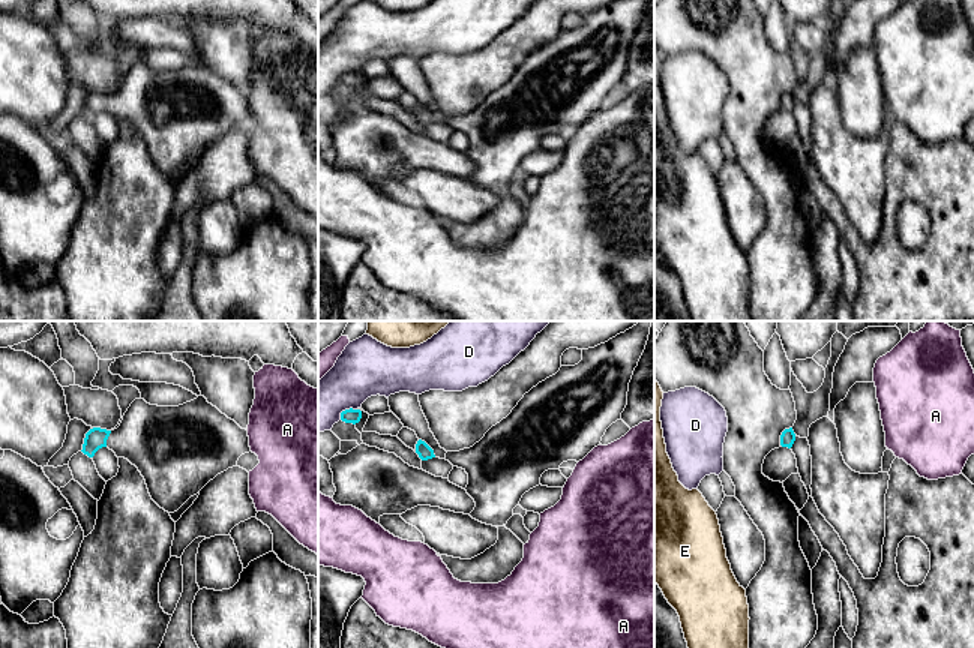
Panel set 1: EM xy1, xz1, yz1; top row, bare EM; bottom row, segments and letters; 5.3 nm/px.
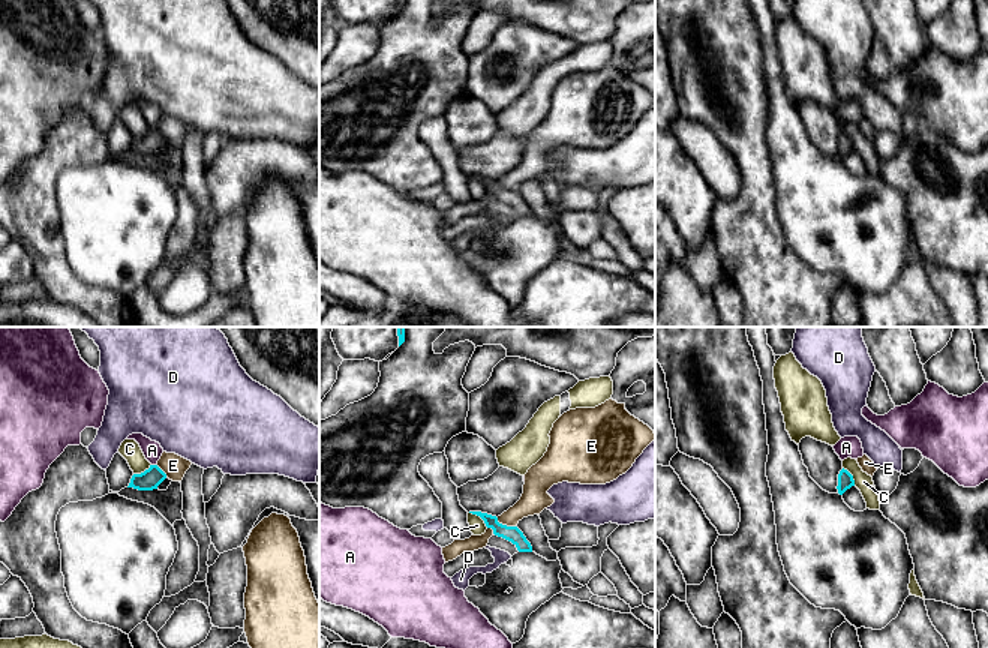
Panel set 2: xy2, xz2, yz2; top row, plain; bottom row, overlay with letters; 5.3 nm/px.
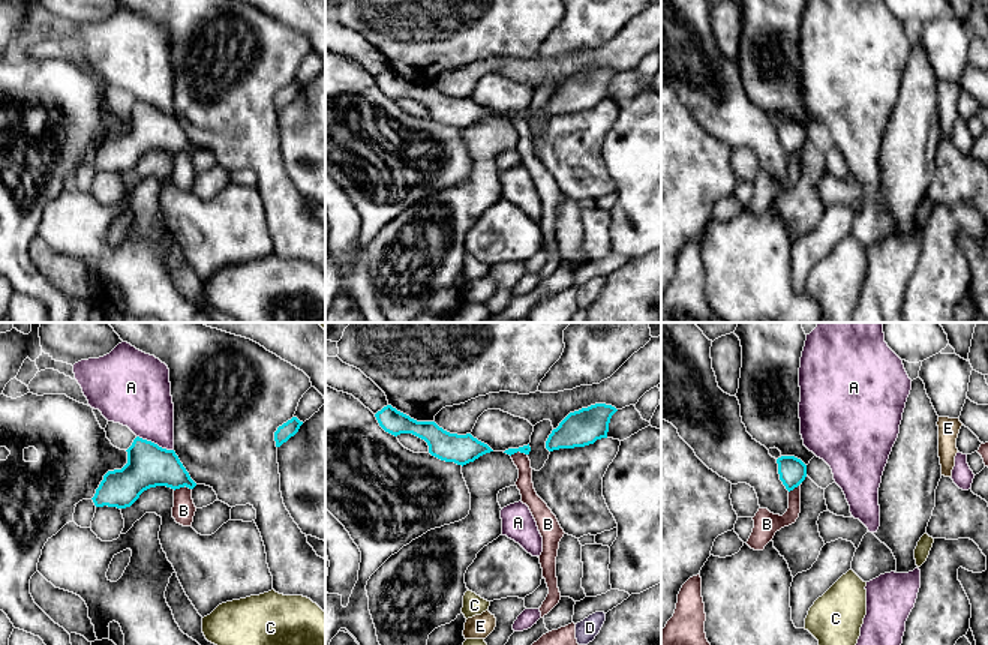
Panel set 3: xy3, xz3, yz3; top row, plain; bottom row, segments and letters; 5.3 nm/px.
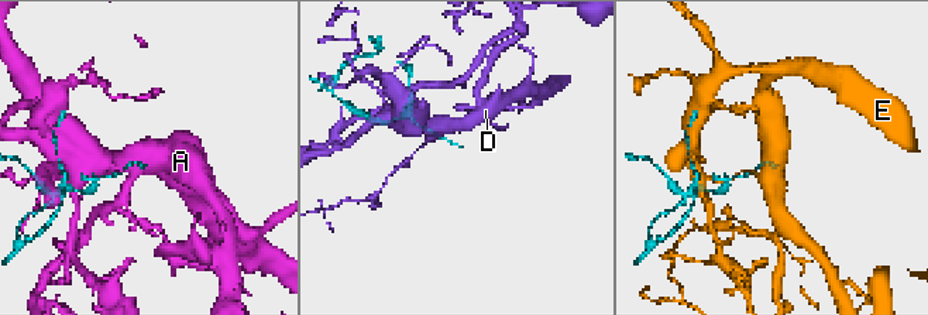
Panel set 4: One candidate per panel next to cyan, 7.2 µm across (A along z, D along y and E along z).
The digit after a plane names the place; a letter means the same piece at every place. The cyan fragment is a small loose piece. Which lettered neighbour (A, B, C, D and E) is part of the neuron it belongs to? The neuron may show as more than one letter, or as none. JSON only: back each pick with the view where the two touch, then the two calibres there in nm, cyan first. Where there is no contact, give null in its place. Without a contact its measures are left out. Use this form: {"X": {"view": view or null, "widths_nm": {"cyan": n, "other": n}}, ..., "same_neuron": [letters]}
{"same_neuron": []}

